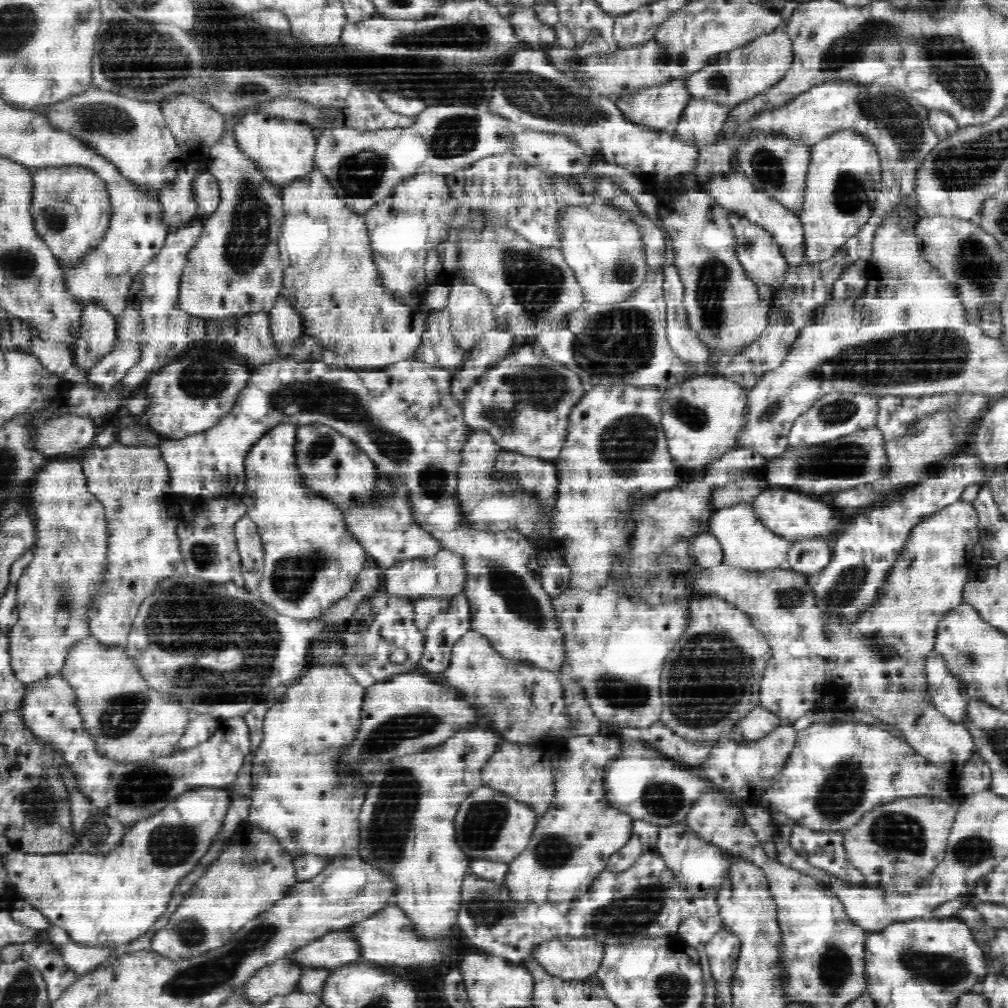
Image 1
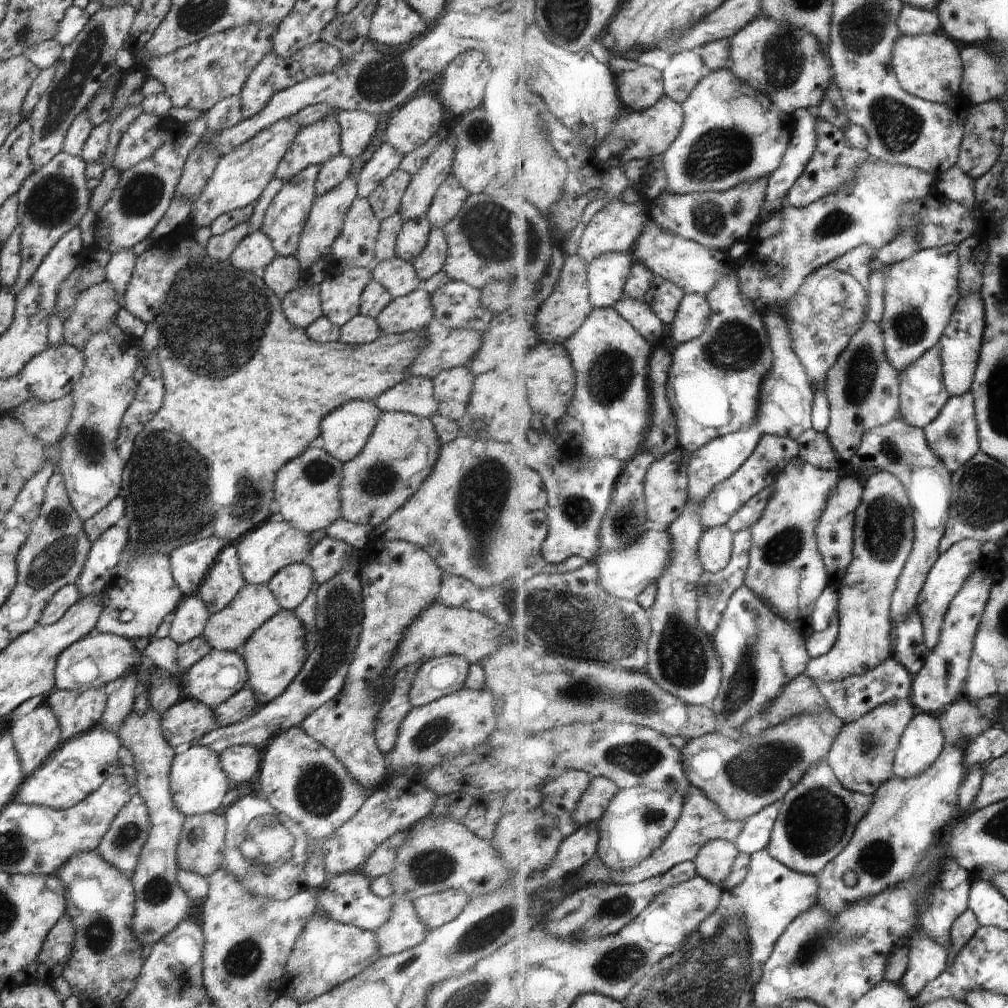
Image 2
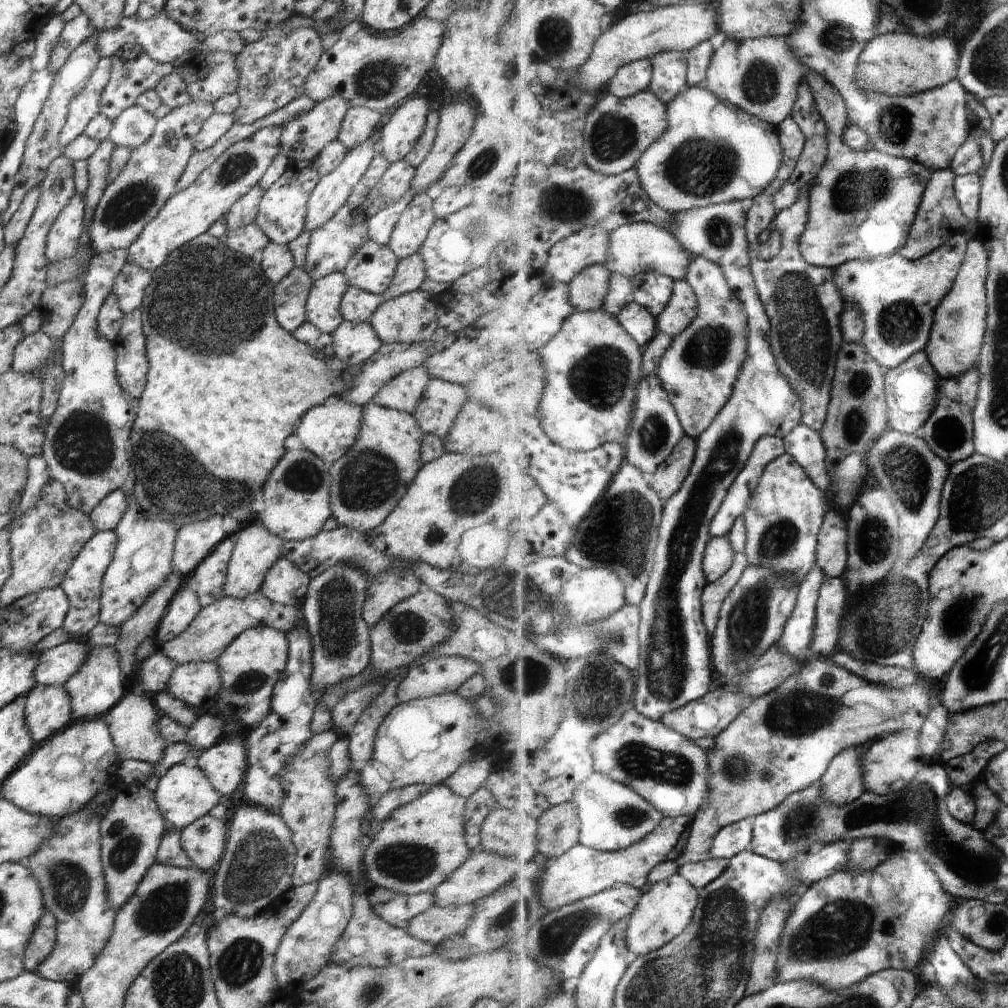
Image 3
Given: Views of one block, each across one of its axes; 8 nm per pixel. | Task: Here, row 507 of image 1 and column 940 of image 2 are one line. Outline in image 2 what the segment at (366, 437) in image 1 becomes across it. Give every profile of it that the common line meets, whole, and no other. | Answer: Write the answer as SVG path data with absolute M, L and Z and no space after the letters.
M971 391L949 398L940 416L924 429L933 453L953 472L980 452L980 429L976 420L976 398Z

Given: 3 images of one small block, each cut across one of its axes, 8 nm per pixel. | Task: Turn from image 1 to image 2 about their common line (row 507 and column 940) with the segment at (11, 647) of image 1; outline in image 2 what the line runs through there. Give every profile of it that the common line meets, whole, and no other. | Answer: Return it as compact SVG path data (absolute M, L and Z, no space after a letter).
M944 31L927 35L900 35L892 51L892 68L901 87L912 96L935 103L953 103L956 97L962 97L964 62L961 55L962 45L957 44Z

